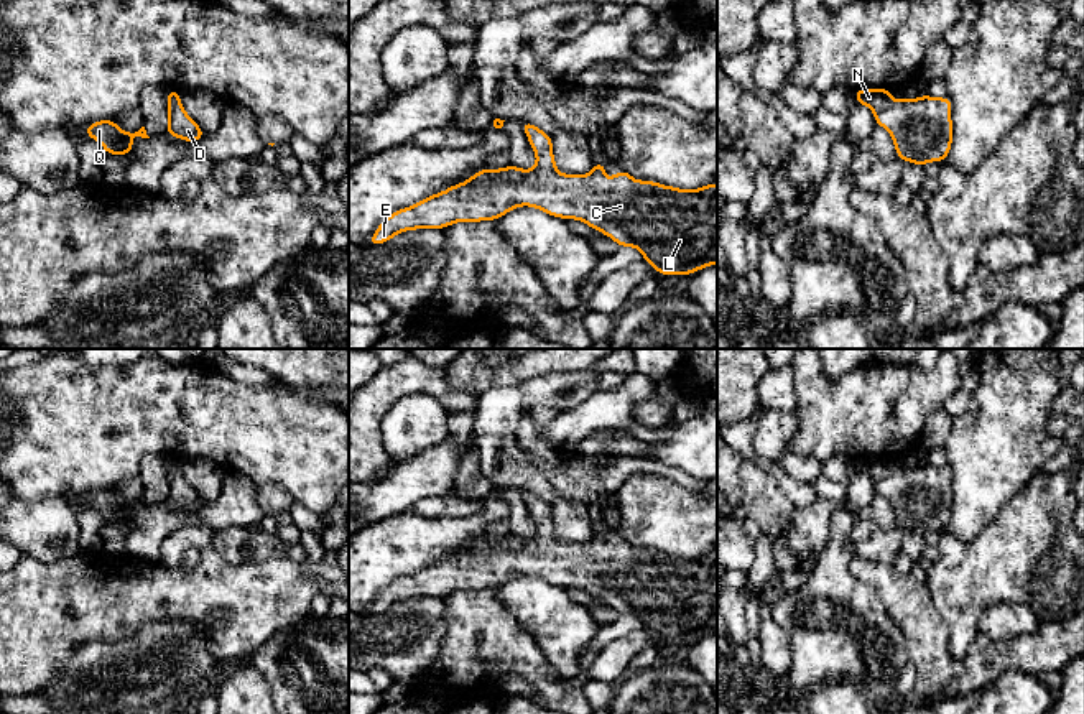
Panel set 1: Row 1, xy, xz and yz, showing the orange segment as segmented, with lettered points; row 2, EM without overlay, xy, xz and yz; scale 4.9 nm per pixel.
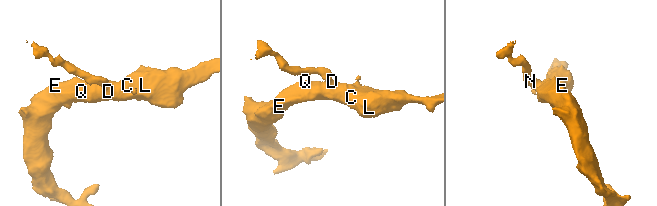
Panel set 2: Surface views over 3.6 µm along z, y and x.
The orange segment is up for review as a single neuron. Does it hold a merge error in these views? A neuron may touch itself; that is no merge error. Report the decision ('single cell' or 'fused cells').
single cell

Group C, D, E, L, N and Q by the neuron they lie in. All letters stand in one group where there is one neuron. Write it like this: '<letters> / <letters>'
C D E L N Q

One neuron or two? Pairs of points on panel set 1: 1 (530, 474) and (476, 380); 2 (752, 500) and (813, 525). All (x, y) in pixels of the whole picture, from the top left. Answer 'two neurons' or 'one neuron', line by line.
1: two neurons
2: one neuron

